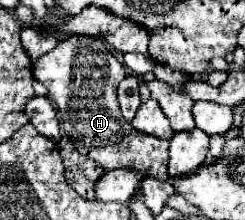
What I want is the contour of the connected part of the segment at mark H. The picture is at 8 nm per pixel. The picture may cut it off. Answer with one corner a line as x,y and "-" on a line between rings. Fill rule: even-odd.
71,35
59,41
53,51
33,63
33,75
47,87
49,99
59,111
63,137
71,139
81,155
101,165
105,173
129,169
145,177
169,181
169,141
145,135
123,119
117,103
117,85
127,75
127,69
101,39

